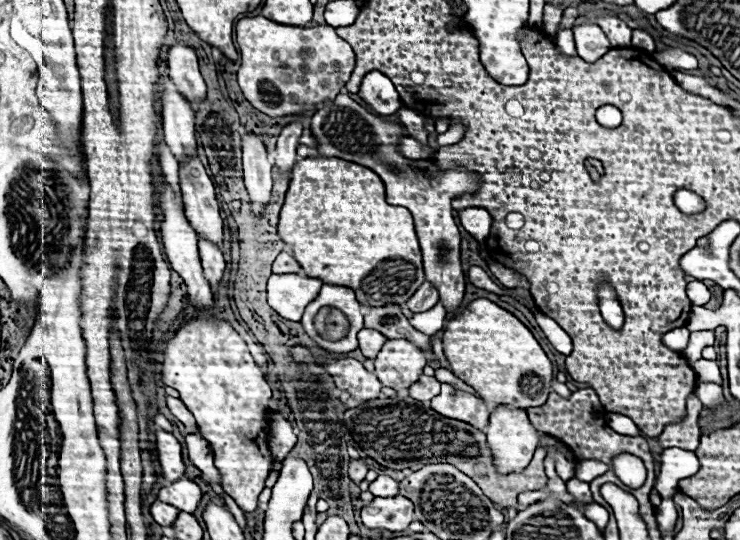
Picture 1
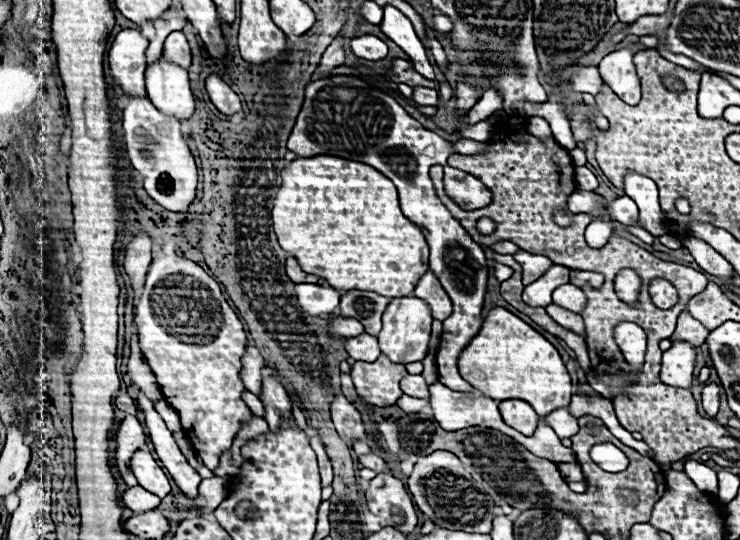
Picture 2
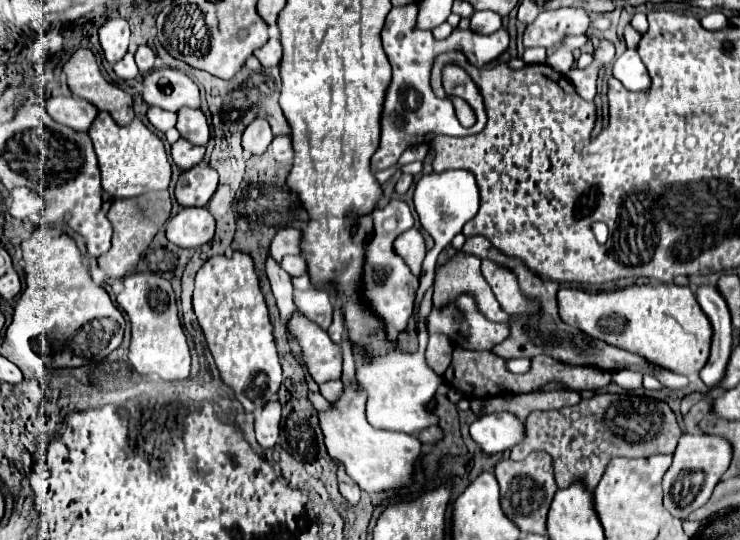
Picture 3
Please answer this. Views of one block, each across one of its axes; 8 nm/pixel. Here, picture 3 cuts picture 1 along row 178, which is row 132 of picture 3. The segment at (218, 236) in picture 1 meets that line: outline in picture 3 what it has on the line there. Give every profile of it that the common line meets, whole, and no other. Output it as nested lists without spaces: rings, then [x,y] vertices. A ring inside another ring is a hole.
[[[182,108],[178,112],[178,124],[176,124],[178,132],[182,138],[186,138],[192,144],[198,146],[206,146],[210,140],[210,126],[208,120],[204,116],[202,110],[194,110],[194,108]]]

